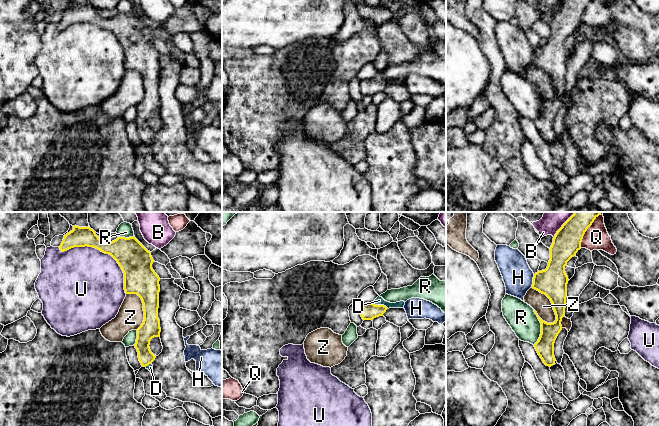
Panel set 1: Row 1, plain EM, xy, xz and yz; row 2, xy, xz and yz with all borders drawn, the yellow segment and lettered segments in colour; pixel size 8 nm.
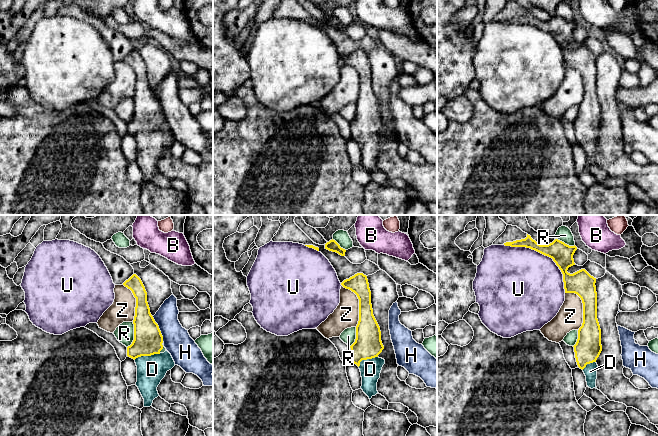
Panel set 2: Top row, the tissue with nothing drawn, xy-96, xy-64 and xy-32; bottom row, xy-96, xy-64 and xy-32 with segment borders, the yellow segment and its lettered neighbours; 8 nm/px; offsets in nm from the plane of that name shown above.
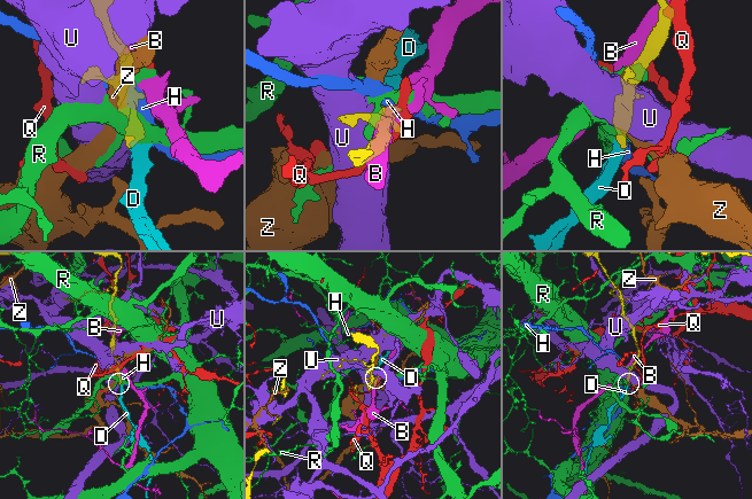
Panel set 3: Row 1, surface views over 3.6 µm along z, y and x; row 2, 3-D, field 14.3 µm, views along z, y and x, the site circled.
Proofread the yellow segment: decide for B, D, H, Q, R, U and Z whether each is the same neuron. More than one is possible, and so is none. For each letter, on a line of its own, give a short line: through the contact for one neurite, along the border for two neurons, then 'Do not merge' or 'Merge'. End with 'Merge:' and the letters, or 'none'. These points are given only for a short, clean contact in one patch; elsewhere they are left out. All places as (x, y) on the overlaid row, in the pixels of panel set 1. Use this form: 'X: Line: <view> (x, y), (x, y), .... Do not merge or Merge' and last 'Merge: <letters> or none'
B: Do not merge
D: Line: xz (368, 311), (380, 305), (379, 300). Merge
H: Line: yz (534, 274), (531, 286). Do not merge
Q: Do not merge
R: Do not merge
U: Do not merge
Z: Do not merge
Merge: D

